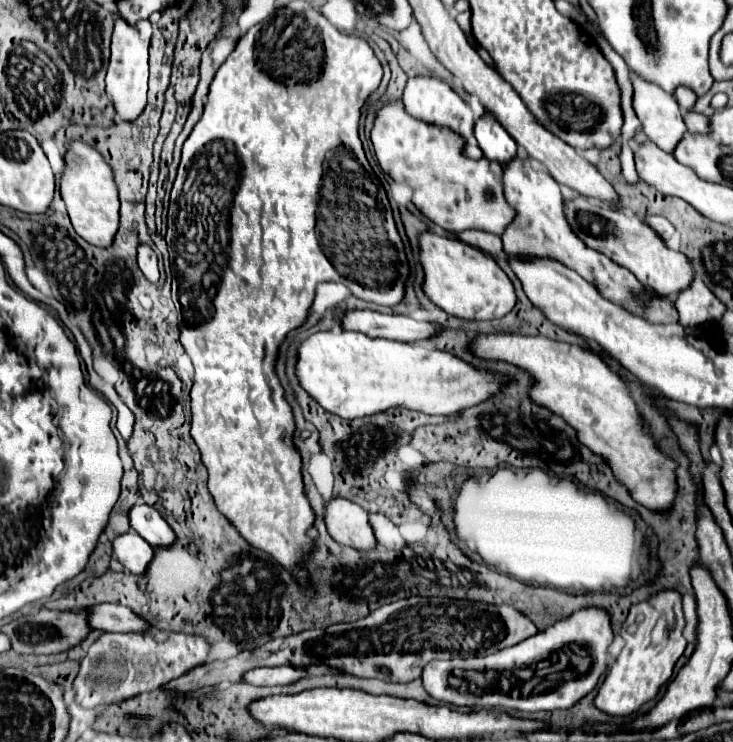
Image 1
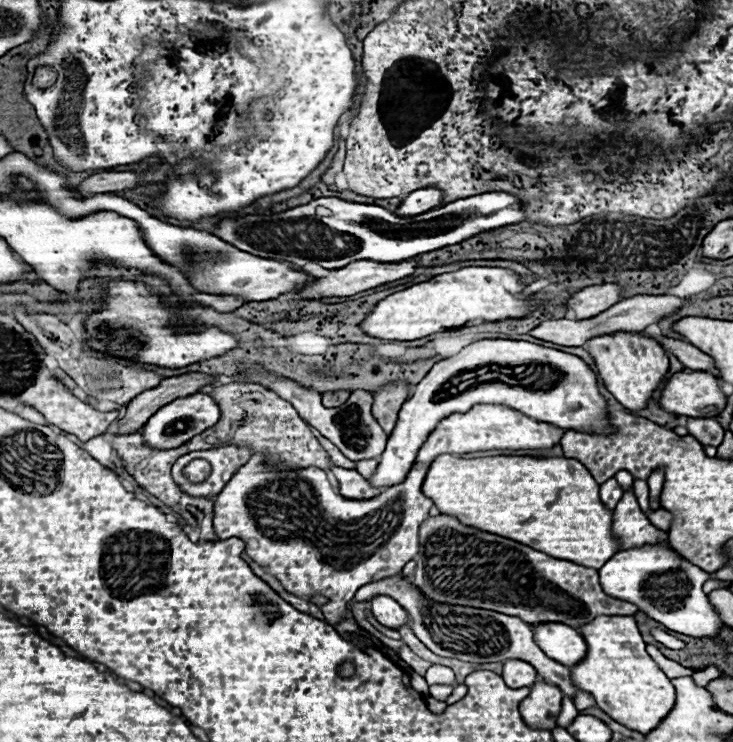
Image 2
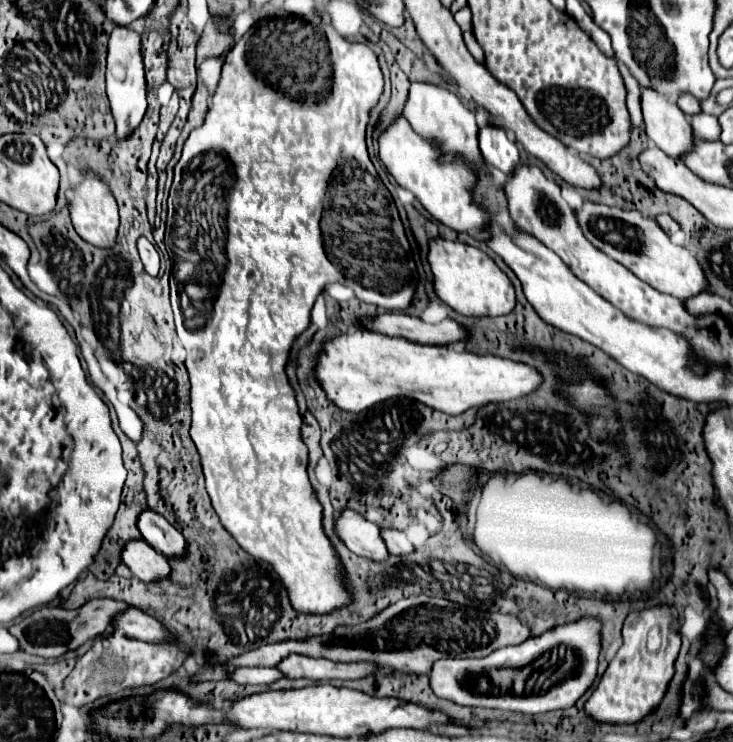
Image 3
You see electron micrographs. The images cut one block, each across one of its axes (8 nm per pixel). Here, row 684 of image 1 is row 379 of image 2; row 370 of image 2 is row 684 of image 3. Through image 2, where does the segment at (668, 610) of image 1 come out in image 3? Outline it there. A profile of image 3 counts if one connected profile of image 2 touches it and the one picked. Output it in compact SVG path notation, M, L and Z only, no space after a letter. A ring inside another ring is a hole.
M658 604L644 610L634 610L626 616L622 638L624 644L618 650L616 658L608 664L600 684L596 686L594 694L586 702L586 712L598 720L598 722L612 722L612 724L634 724L642 720L648 712L652 712L660 700L664 698L664 692L668 688L668 682L674 676L674 662L680 652L680 630L672 628L672 606L670 604ZM660 626L664 632L662 646L654 652L646 648L648 632Z

